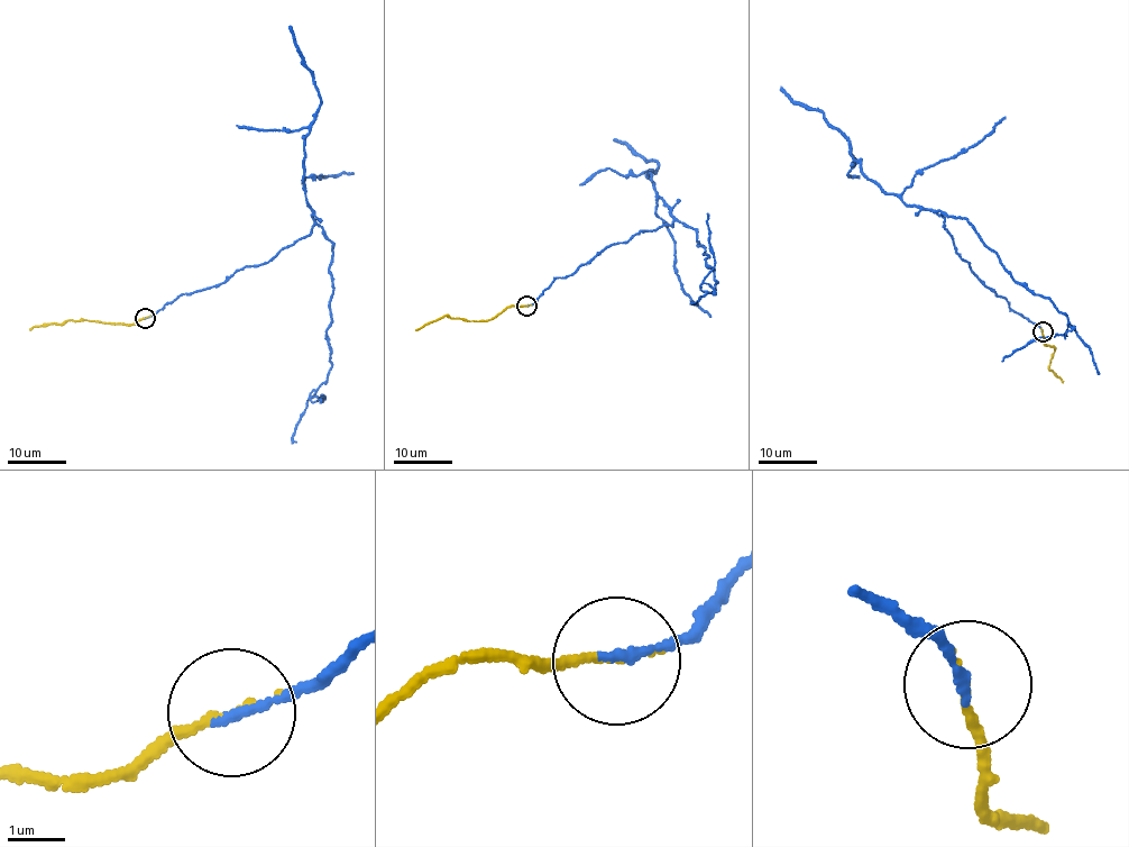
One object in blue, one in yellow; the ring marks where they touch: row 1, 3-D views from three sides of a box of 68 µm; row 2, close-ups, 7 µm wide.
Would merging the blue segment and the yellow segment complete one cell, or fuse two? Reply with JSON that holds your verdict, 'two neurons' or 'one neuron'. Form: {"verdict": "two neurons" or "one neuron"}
{"verdict": "two neurons"}

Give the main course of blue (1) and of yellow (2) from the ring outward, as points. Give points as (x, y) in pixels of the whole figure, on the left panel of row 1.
1: (145, 317), (244, 267), (268, 263), (318, 225), (332, 252), (330, 370), (310, 397), (324, 395), (319, 401)
2: (145, 317), (130, 325), (66, 320), (29, 329)

